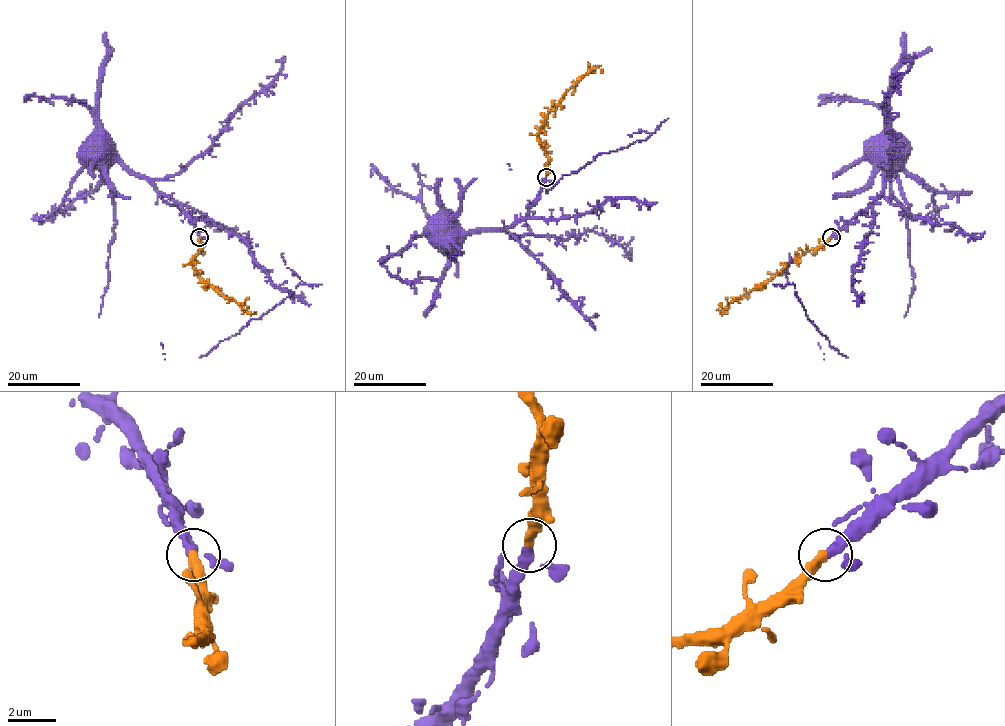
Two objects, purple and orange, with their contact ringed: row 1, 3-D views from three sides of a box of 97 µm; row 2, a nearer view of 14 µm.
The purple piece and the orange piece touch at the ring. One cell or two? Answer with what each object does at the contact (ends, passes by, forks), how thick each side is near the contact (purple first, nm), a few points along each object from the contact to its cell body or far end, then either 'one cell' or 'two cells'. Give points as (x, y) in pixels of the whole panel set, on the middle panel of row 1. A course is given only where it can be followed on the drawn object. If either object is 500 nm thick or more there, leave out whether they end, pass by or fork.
purple passes by; orange ends; calibres 280 and 400 nm; course purple (546, 177), (530, 212), (512, 225), (464, 231), (450, 219), (443, 220), (448, 224), (449, 220); course orange (546, 177), (547, 154), (539, 137), (543, 119), (592, 68), (598, 67), (602, 73); one cell

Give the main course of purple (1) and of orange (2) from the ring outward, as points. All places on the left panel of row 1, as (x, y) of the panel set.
1: (200, 236), (183, 210), (146, 179), (131, 174), (118, 162), (99, 165), (97, 161), (103, 148)
2: (200, 236), (201, 250), (192, 261), (197, 275), (245, 310), (255, 313)

